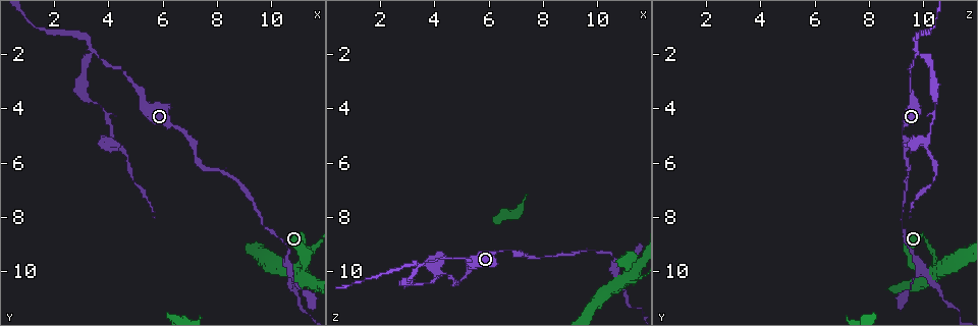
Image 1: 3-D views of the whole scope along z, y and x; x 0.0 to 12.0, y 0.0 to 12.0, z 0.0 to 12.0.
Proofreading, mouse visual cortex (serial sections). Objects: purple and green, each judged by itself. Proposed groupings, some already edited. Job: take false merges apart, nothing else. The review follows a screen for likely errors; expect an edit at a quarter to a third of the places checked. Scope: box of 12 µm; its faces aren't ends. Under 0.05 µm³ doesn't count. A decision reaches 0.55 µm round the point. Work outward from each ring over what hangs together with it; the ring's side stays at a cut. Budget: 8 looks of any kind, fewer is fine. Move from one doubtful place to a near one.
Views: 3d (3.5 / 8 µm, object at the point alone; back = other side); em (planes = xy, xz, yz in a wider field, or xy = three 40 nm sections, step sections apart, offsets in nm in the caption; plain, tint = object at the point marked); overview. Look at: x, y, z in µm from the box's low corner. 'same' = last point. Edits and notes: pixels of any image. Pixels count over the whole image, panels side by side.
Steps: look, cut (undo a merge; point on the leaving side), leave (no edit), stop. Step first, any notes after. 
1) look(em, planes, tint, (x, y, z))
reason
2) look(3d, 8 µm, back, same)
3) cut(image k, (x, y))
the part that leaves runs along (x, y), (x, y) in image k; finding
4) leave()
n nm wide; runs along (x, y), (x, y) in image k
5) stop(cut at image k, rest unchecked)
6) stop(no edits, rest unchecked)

look(3d, 3.5 µm, (6.7, 4.8, 9.2))

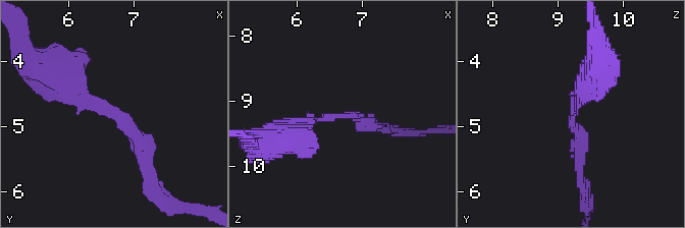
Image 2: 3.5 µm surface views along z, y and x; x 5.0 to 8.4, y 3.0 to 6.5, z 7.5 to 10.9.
look(em, planes, tint, (6.75, 4.85, 9.20))

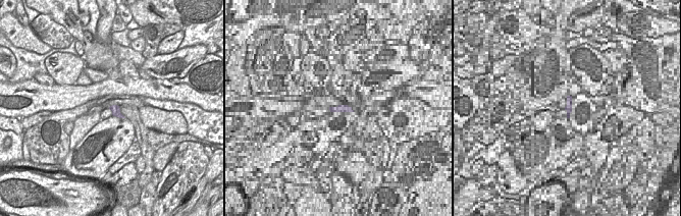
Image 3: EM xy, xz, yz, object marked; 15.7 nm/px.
look(em, xy, step 5, tint, same)

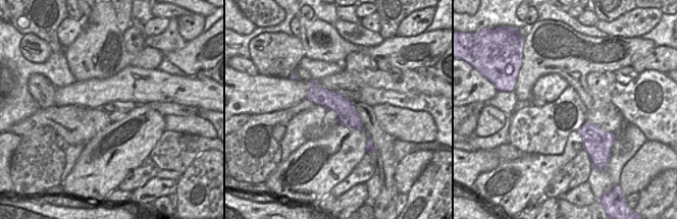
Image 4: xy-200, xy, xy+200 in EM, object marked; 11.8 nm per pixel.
leave()
runs along (63, 83), (136, 133), (145, 174) in image 2; continuous, no second cell

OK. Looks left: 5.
look(3d, 3.5 µm, (3.5, 2.1, 9.8))
branch point

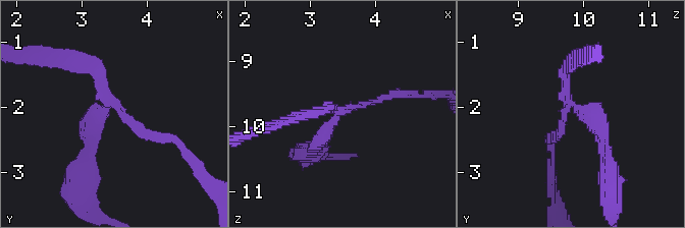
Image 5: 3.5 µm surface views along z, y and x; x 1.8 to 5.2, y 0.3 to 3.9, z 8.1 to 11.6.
look(em, xy, step 1, tint, (3.50, 2.00, 9.75))
3 arms; arms of 150, 150, 200 nm

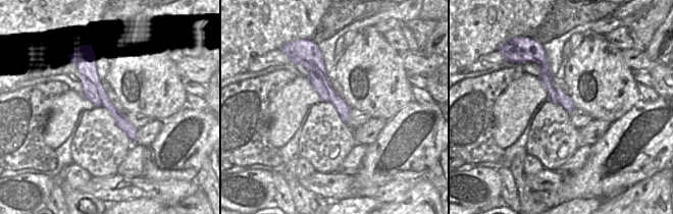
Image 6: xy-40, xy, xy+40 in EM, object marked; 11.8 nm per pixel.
cut(image 5, (320, 145))
the part that leaves runs along (337, 117), (316, 149), (306, 152) in image 5; a second cell is stuck on

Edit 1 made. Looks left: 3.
look(3d, 3.5 µm, (1.3, 1.0, 10.4))
a narrow waist

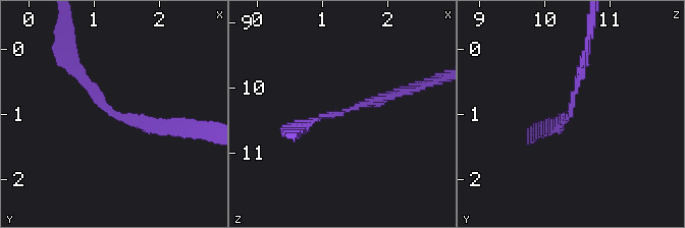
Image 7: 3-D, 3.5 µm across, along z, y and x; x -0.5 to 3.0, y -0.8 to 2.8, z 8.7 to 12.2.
leave()
runs along (171, 128), (118, 119), (71, 59) in image 7; continuous, no second cell

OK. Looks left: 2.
stop(cut at image 5, rest unchecked)

